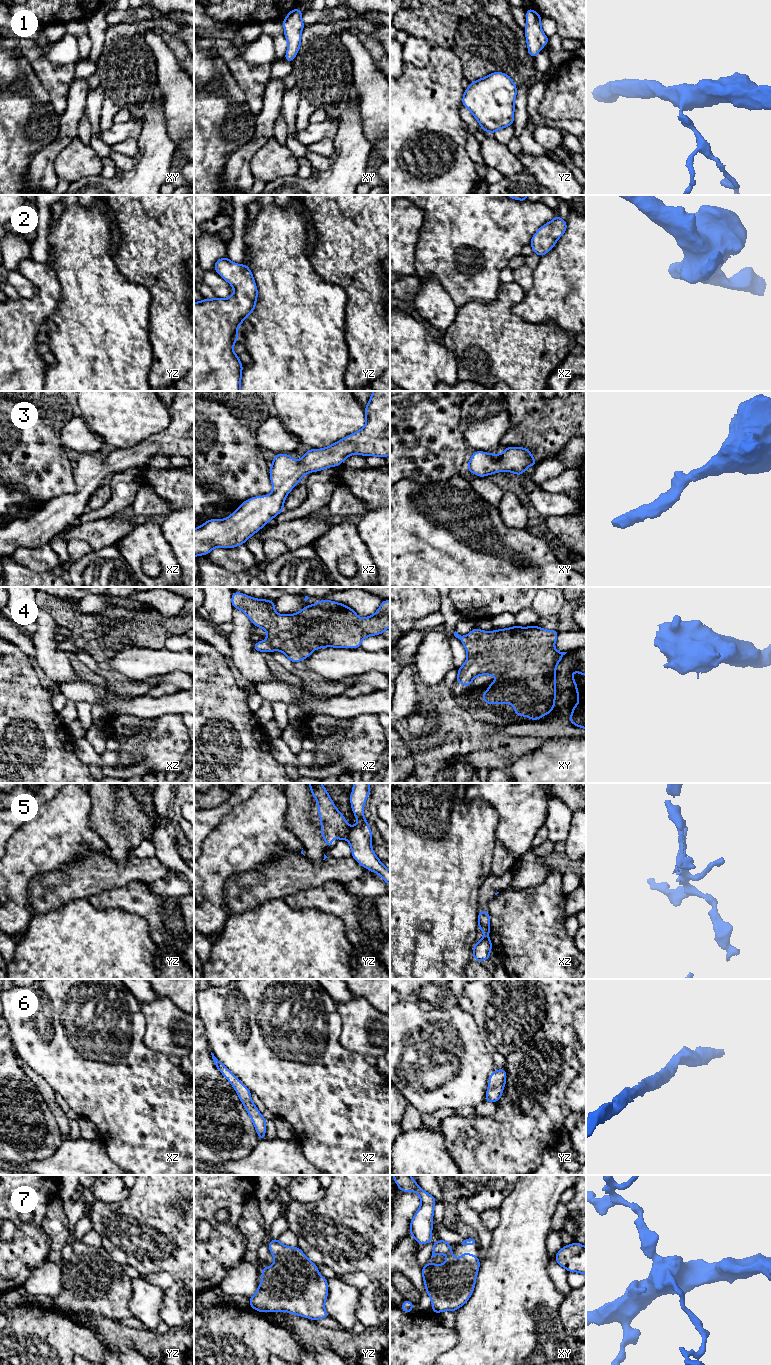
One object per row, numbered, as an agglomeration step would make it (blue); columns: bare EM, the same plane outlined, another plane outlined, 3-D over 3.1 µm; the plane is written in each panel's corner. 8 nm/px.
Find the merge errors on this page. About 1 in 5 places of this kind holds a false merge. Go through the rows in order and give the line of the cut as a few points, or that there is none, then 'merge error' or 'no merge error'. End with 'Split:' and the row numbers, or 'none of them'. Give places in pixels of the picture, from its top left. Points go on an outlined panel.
1: cut none; no merge error
2: cut none; no merge error
3: cut none; no merge error
4: cut none; no merge error
5: cut yz (351, 827), (344, 837); merge error
6: cut none; no merge error
7: cut none; no merge error
Split: 5

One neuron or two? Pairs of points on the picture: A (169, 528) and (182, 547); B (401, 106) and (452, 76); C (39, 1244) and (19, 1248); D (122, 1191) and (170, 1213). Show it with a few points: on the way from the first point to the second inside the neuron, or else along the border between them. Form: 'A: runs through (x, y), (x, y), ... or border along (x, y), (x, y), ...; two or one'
A: runs through (174, 533), (182, 542); one
B: runs through (414, 97), (426, 85), (437, 85), (439, 83); one
C: runs through (34, 1245), (24, 1248); one
D: border along (129, 1188), (129, 1194), (121, 1201), (106, 1202); two

